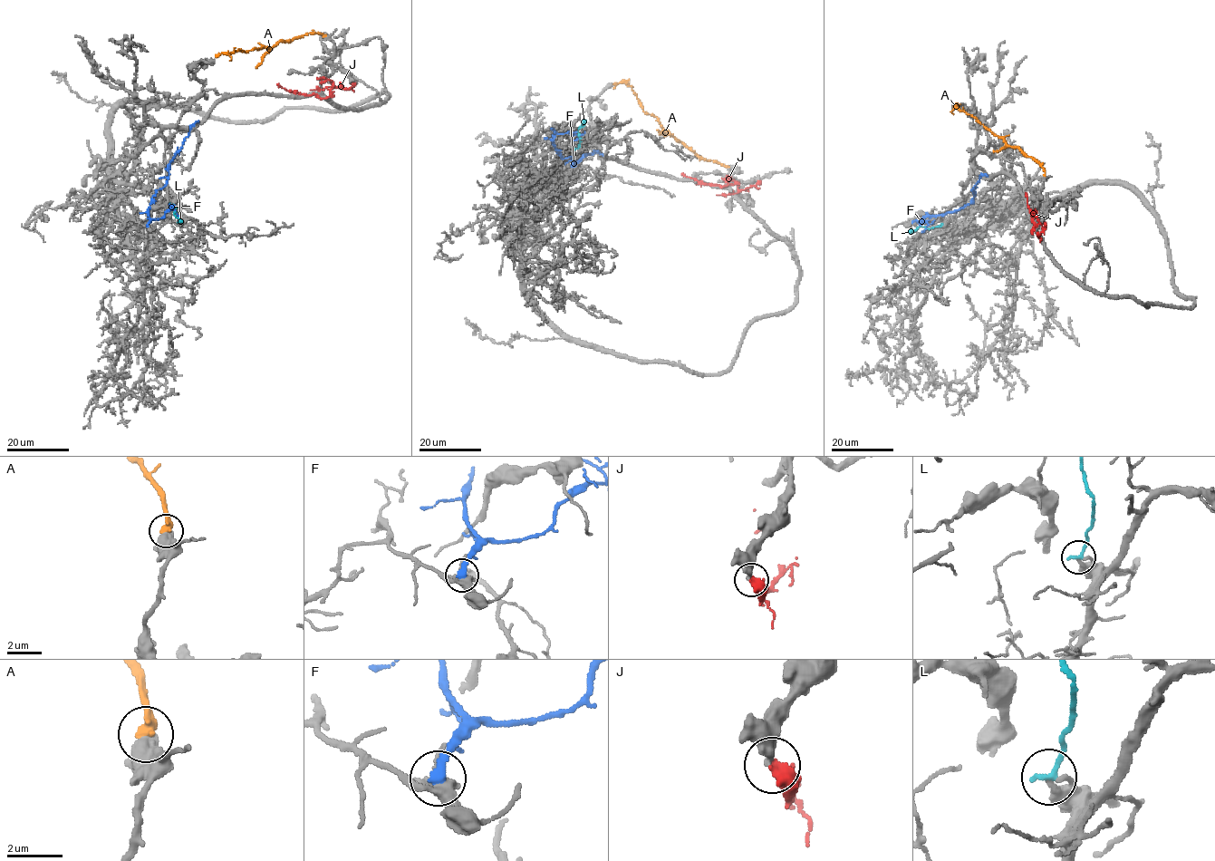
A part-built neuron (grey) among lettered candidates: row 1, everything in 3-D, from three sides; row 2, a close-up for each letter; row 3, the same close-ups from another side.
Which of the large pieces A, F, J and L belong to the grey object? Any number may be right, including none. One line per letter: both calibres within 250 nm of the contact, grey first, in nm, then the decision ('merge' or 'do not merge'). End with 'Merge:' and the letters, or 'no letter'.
A: calibres 650 and 480 nm; do not merge
F: calibres 400 and 260 nm; do not merge
J: calibres 440 and 650 nm; do not merge
L: calibres 300 and 240 nm; do not merge
Merge: no letter

